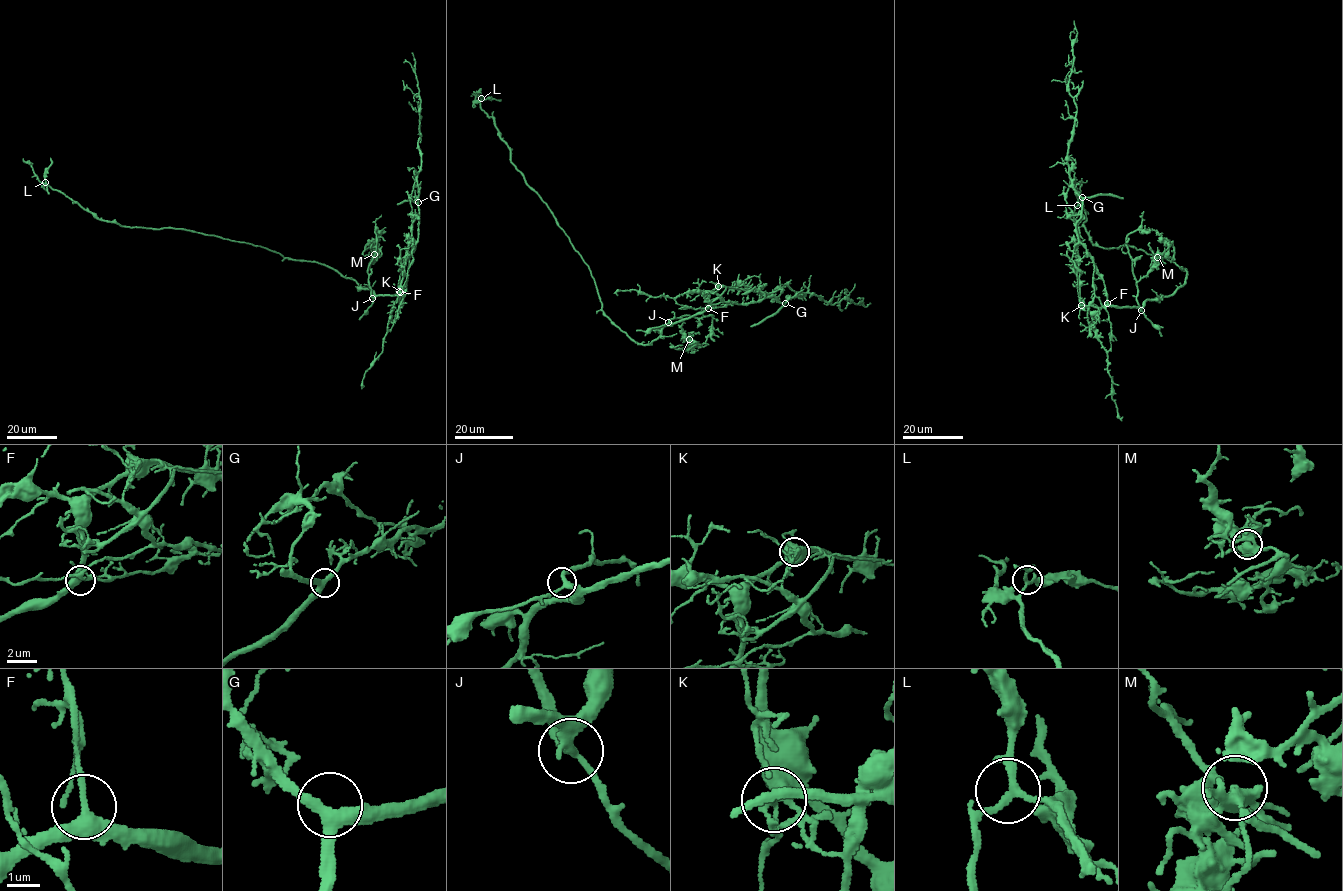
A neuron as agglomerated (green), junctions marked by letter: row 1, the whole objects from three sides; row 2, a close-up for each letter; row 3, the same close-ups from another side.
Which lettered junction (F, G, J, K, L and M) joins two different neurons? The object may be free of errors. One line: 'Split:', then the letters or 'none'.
Split: K

